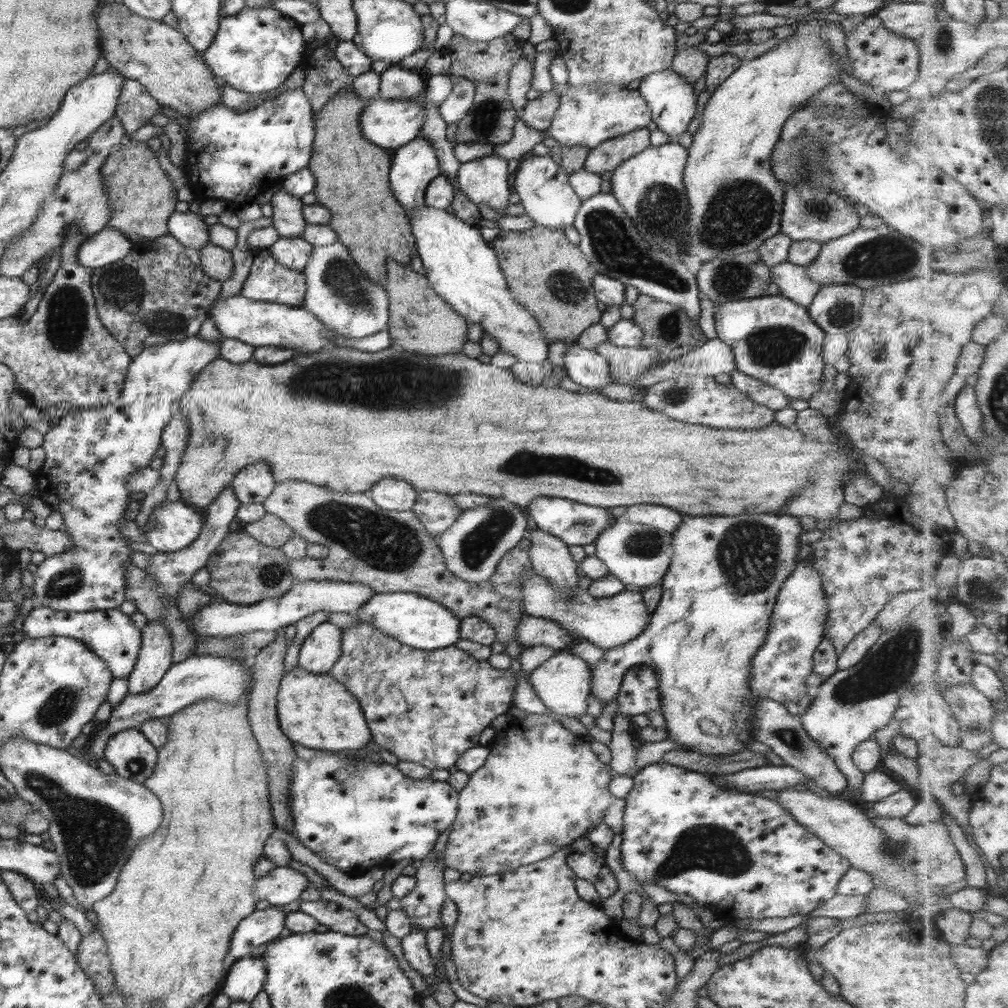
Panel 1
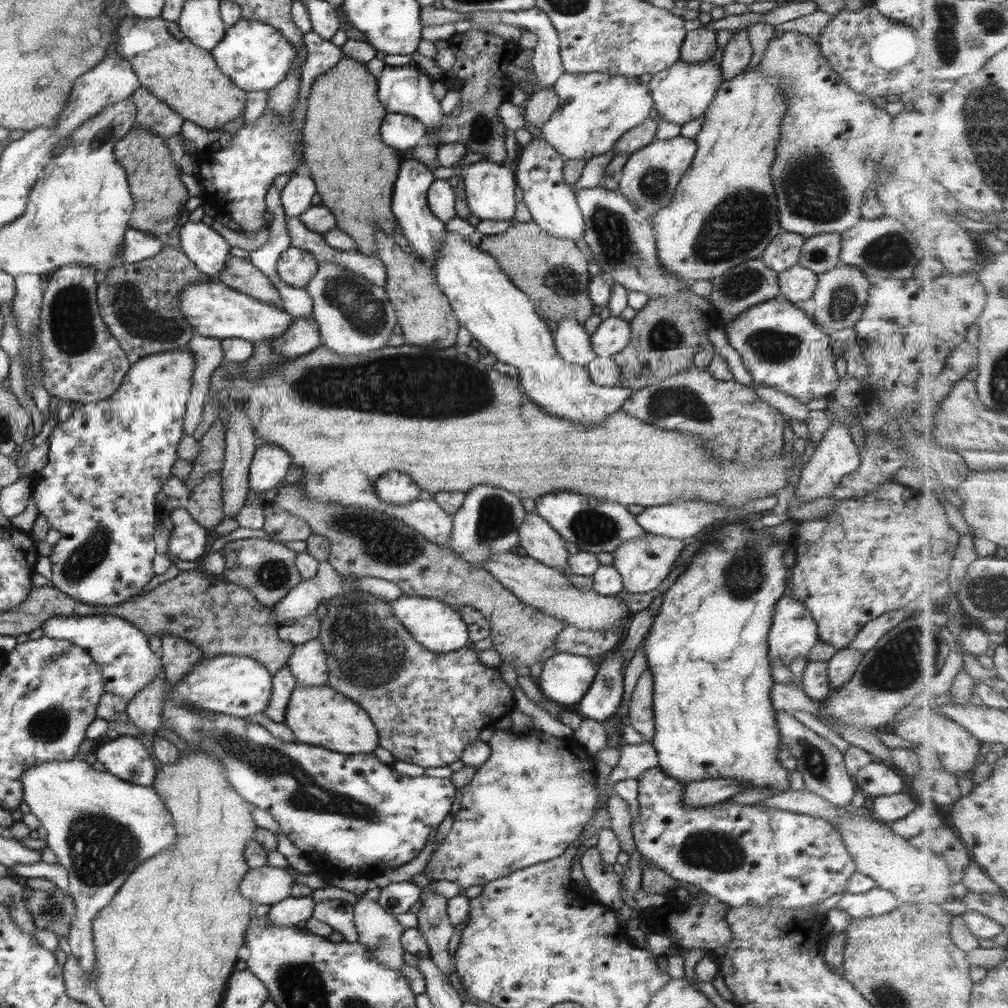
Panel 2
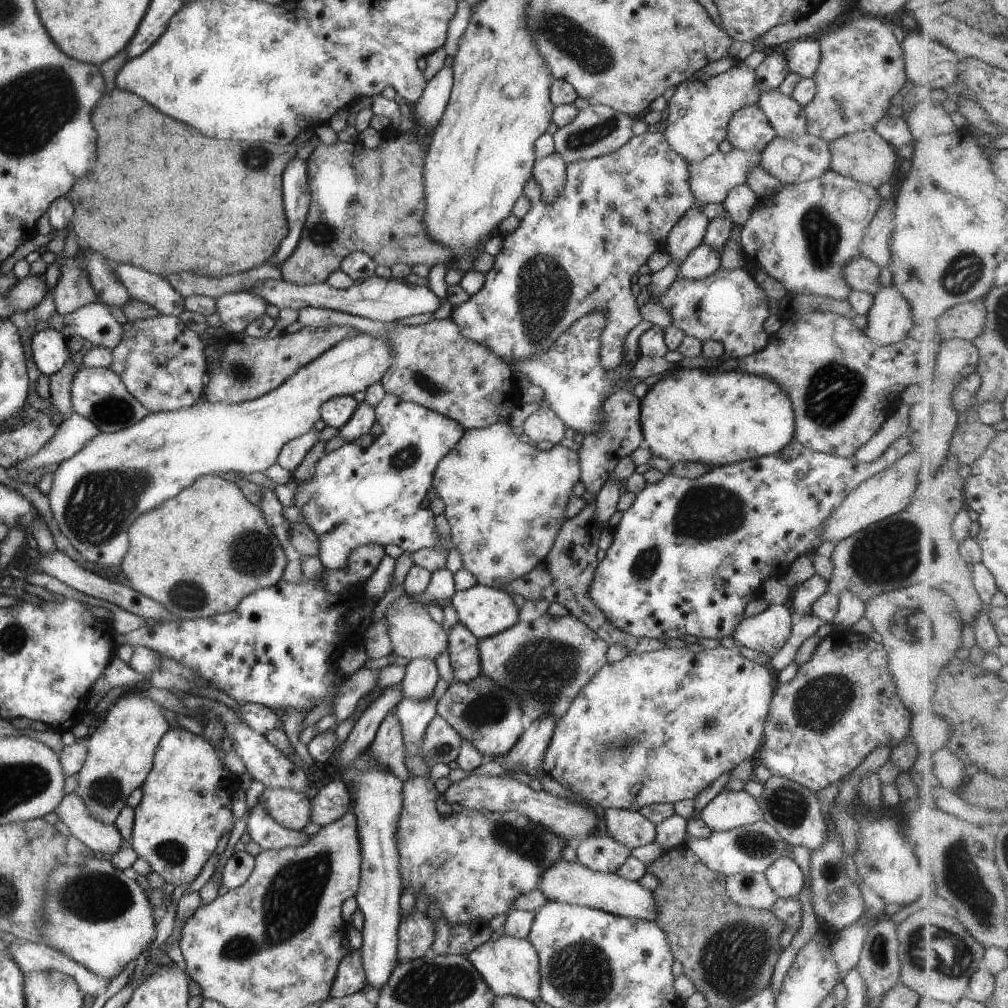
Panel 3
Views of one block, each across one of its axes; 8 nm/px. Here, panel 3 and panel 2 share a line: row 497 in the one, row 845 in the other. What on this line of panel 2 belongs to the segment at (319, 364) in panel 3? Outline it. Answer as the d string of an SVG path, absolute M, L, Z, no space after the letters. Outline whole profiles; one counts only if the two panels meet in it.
M79 760L33 764L21 774L21 788L24 789L22 800L29 807L29 813L37 817L47 833L47 847L57 858L57 864L67 870L69 897L75 905L75 916L67 934L67 946L81 972L85 974L85 982L92 985L89 974L95 963L91 932L93 917L109 904L125 878L143 860L155 856L161 850L167 850L175 842L172 817L153 787L119 780L116 776L94 770L91 765Z

